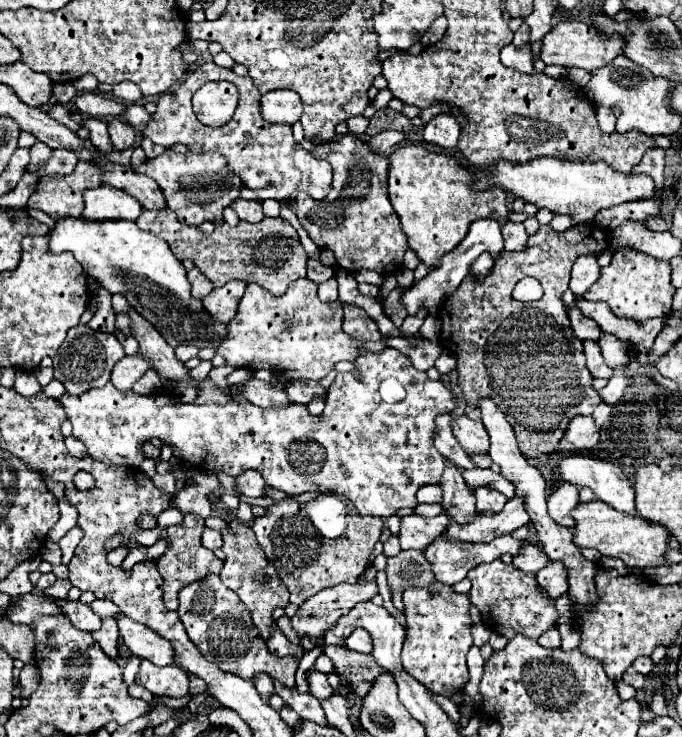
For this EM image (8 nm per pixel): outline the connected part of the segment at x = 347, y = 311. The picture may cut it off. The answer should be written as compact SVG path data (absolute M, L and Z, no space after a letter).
M344 304L344 332L360 342L380 342L384 338L376 322L354 304Z

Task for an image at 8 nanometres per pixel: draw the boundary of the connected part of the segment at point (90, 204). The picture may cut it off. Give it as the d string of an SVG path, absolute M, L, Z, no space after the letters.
M96 186L84 190L84 212L82 218L88 222L102 220L136 220L142 206L130 194L116 190L112 186Z

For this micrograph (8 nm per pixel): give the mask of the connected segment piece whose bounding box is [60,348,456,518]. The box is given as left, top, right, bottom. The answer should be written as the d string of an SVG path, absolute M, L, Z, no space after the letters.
M386 348L380 354L366 352L354 364L362 372L362 380L356 380L352 374L338 374L328 388L324 414L318 418L312 418L302 404L292 404L284 410L258 408L232 388L226 388L232 394L232 398L226 398L226 392L210 378L198 386L196 400L188 404L168 390L136 394L132 390L118 390L110 382L102 388L88 390L88 394L78 398L64 394L60 404L74 426L74 438L84 442L88 454L104 464L138 468L144 460L144 442L158 438L172 448L172 454L178 460L194 470L226 472L230 476L258 470L270 488L282 490L288 496L312 490L336 492L346 496L362 516L388 518L400 508L414 508L418 488L424 484L438 484L440 474L444 472L444 456L434 448L434 418L440 412L452 412L456 402L450 388L440 380L430 380L424 372L418 372L410 358L394 348Z

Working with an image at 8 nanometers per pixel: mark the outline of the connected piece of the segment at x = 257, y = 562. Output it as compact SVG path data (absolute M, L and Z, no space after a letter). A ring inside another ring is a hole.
M238 520L228 522L228 526L230 526L230 532L224 532L224 534L222 534L222 538L224 538L222 550L226 552L226 560L224 560L224 568L222 568L222 572L220 572L220 578L222 578L222 582L224 582L230 590L234 590L234 592L240 596L240 600L246 604L246 608L250 610L250 616L252 616L254 626L260 630L260 638L268 640L268 638L272 636L272 632L274 632L272 612L274 612L276 608L286 608L286 606L288 606L288 596L290 596L290 594L288 594L288 588L282 584L280 576L276 574L276 570L274 570L272 564L268 562L262 546L256 542L256 536L254 536L252 528L246 526L246 524L242 524L242 522L238 522ZM254 572L264 572L264 574L268 574L266 584L258 584L258 582L252 578Z

